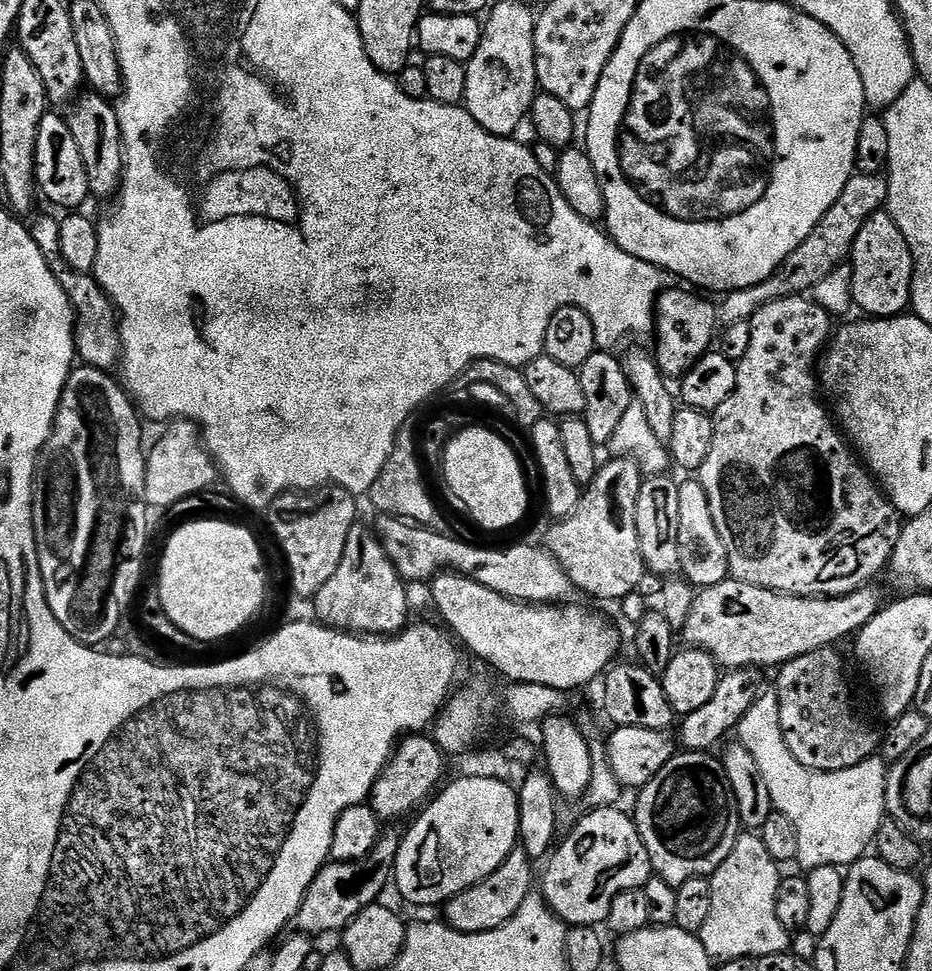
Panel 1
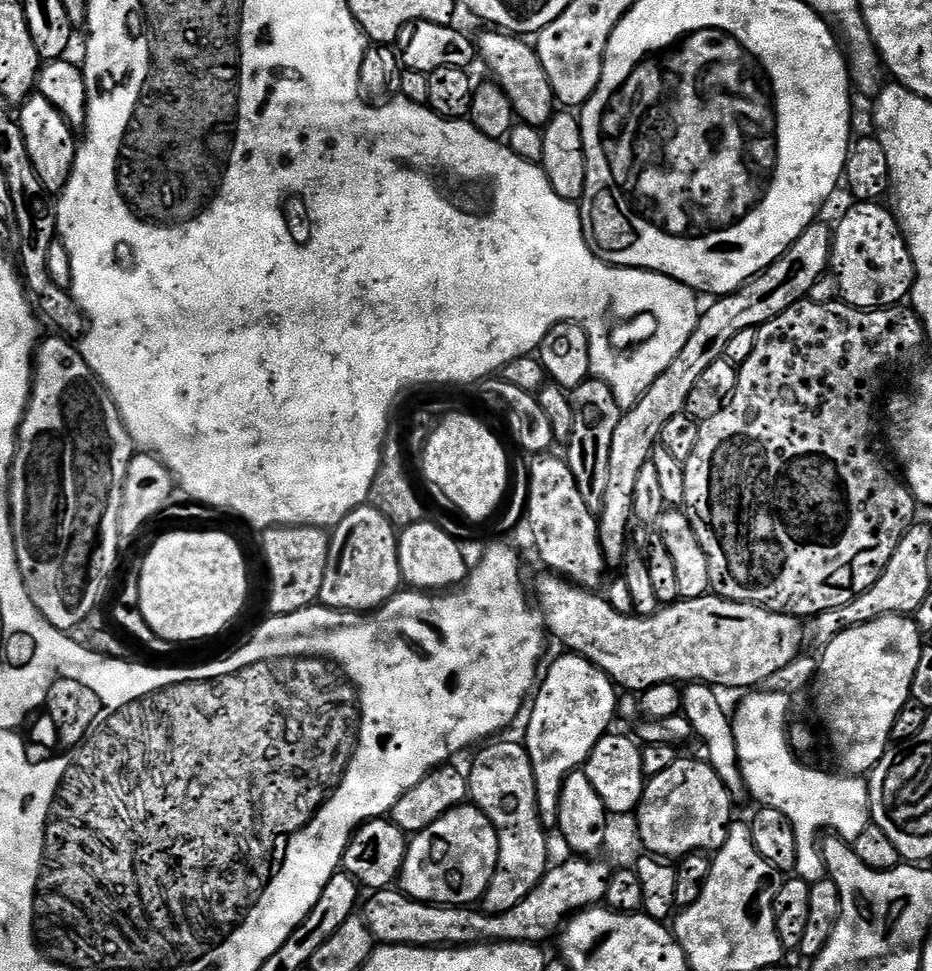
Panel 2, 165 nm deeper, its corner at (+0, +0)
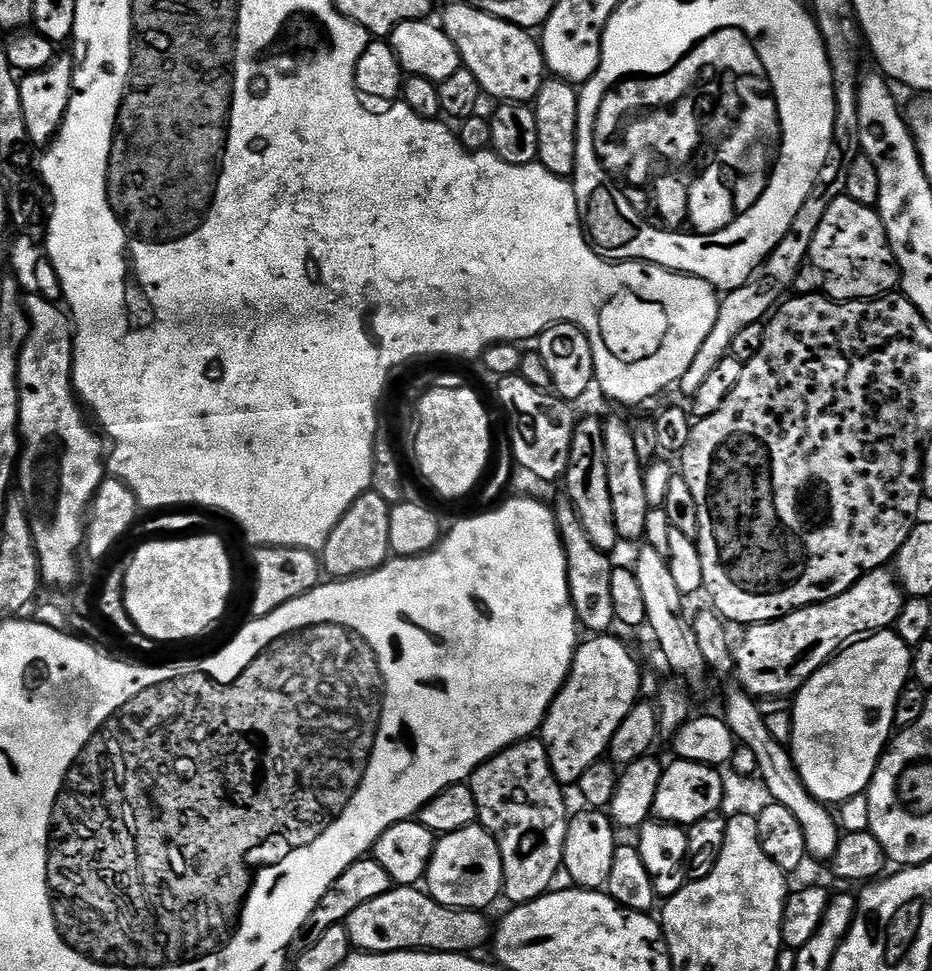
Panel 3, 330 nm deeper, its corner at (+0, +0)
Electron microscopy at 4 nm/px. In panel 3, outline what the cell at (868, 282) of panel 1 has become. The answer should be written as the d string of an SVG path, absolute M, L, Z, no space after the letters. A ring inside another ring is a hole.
M847 194L830 202L830 210L826 210L818 234L814 234L810 264L820 271L823 295L837 302L874 300L889 295L898 284L896 259L879 211L854 202Z

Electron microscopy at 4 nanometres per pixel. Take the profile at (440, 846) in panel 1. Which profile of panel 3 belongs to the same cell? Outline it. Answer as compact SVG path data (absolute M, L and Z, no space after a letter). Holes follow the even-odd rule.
M479 823L454 830L437 839L428 863L426 891L438 903L447 908L488 910L496 899L501 899L503 890L504 871L498 842Z

